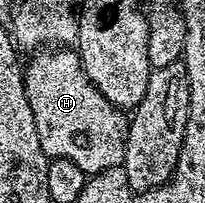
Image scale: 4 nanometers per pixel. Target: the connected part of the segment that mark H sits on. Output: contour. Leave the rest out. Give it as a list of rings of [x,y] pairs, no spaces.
[[[58,47],[53,51],[38,51],[24,65],[26,94],[32,107],[32,119],[36,119],[36,135],[40,135],[40,147],[46,152],[47,158],[68,159],[80,167],[87,175],[100,171],[108,171],[112,167],[122,165],[126,154],[126,136],[130,130],[127,114],[117,109],[88,79],[77,52],[70,47]]]

